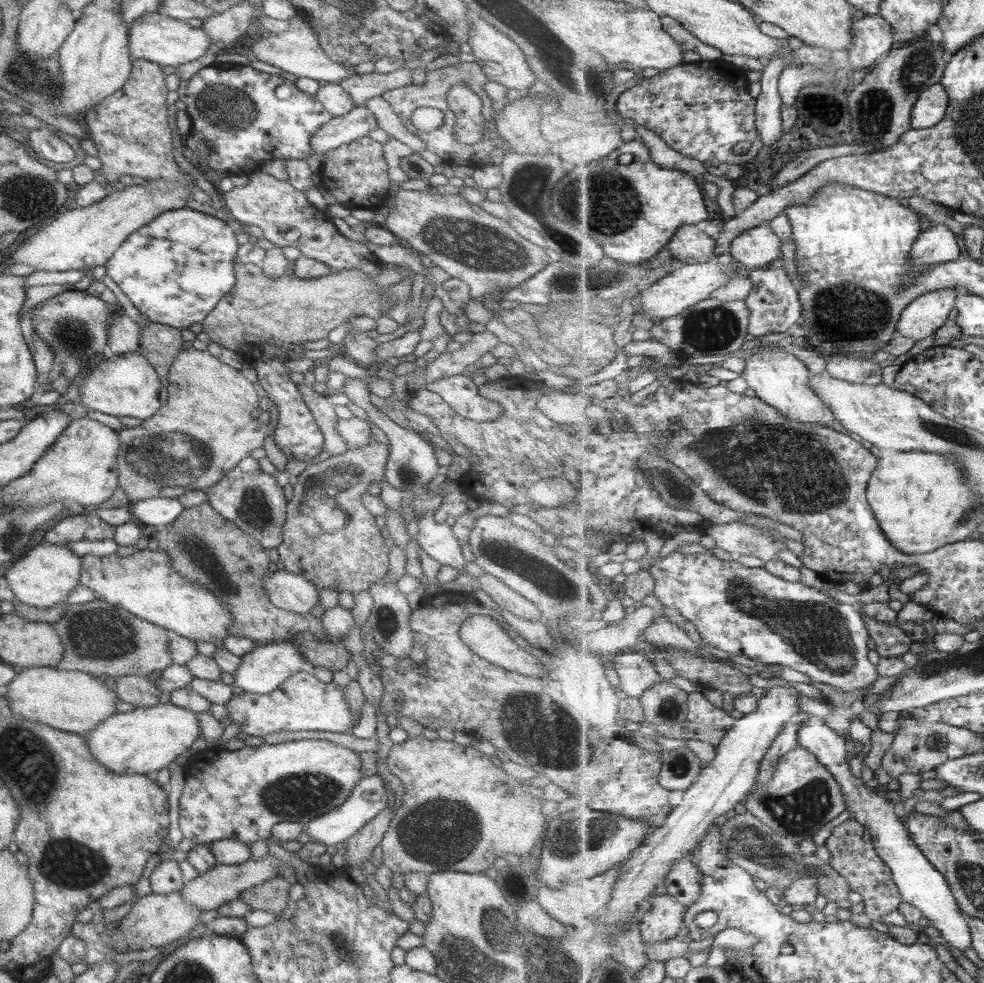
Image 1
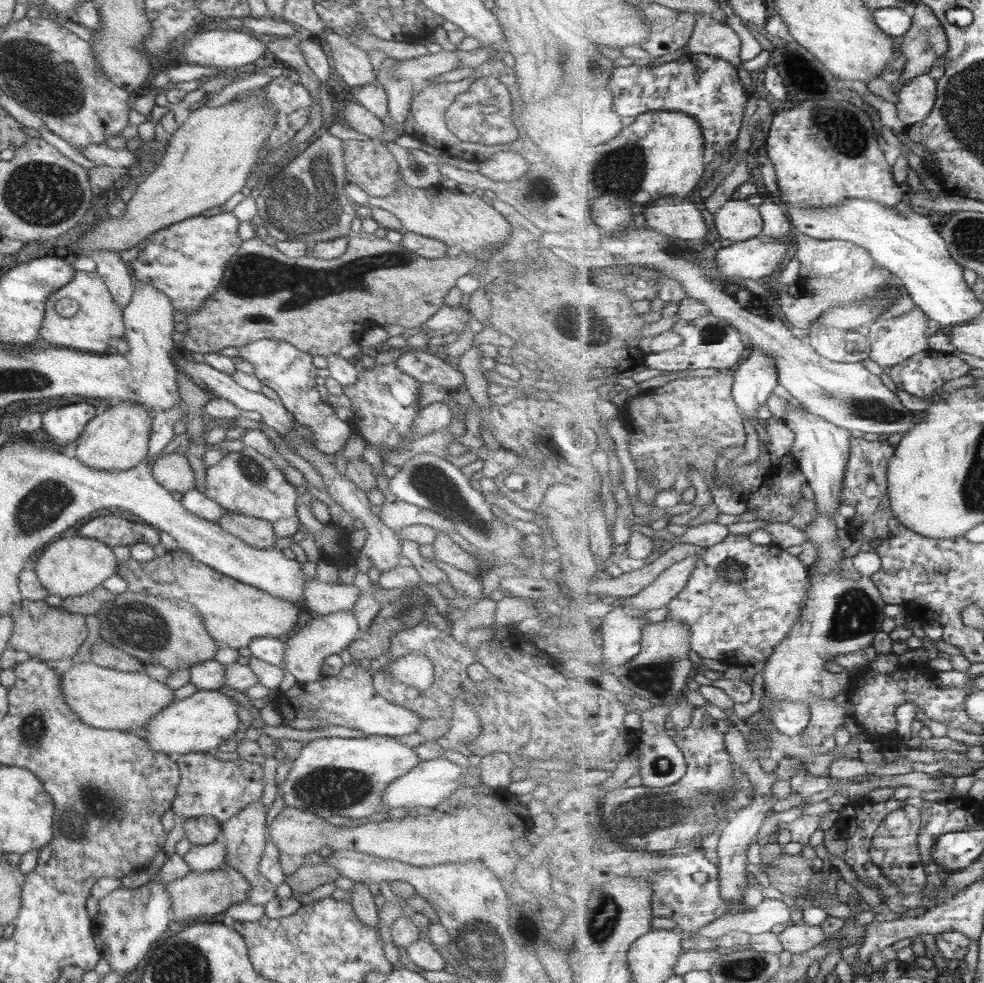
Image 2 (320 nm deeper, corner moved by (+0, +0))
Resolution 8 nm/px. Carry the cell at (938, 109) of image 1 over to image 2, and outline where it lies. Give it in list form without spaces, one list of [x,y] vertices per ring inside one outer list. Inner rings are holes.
[[[931,74],[911,78],[897,92],[897,116],[903,124],[910,126],[925,121],[934,109],[938,97],[938,79]]]

